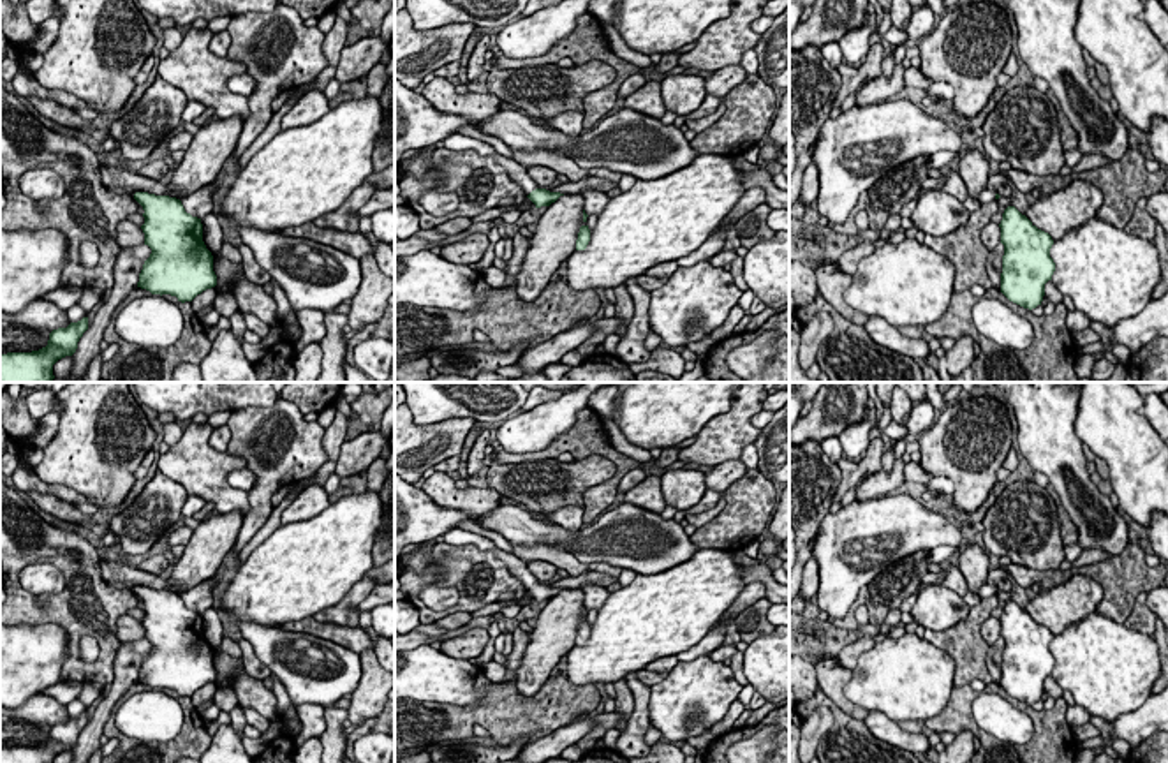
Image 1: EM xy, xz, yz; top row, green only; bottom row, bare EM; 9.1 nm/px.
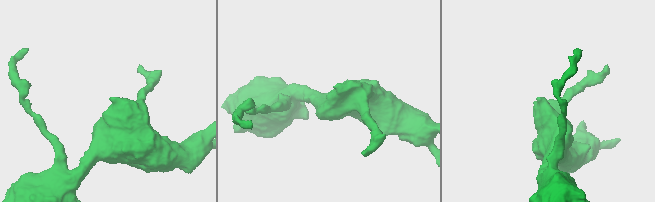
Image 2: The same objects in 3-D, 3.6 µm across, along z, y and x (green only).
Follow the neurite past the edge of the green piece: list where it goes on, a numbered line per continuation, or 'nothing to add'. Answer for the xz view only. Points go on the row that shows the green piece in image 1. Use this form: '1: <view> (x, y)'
1: xz (457, 141)

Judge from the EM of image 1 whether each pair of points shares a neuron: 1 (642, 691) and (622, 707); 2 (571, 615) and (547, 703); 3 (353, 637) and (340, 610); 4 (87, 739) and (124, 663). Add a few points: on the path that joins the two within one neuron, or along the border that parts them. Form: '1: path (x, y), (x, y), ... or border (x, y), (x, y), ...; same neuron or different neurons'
1: border (626, 679), (633, 696), (633, 712), (620, 733); different neurons
2: border (564, 656), (552, 675), (531, 696); different neurons
3: border (312, 617), (323, 622), (358, 626); different neurons
4: path (99, 719), (122, 682); same neuron

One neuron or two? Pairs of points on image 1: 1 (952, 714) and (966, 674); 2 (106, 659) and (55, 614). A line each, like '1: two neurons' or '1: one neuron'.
1: two neurons
2: one neuron

